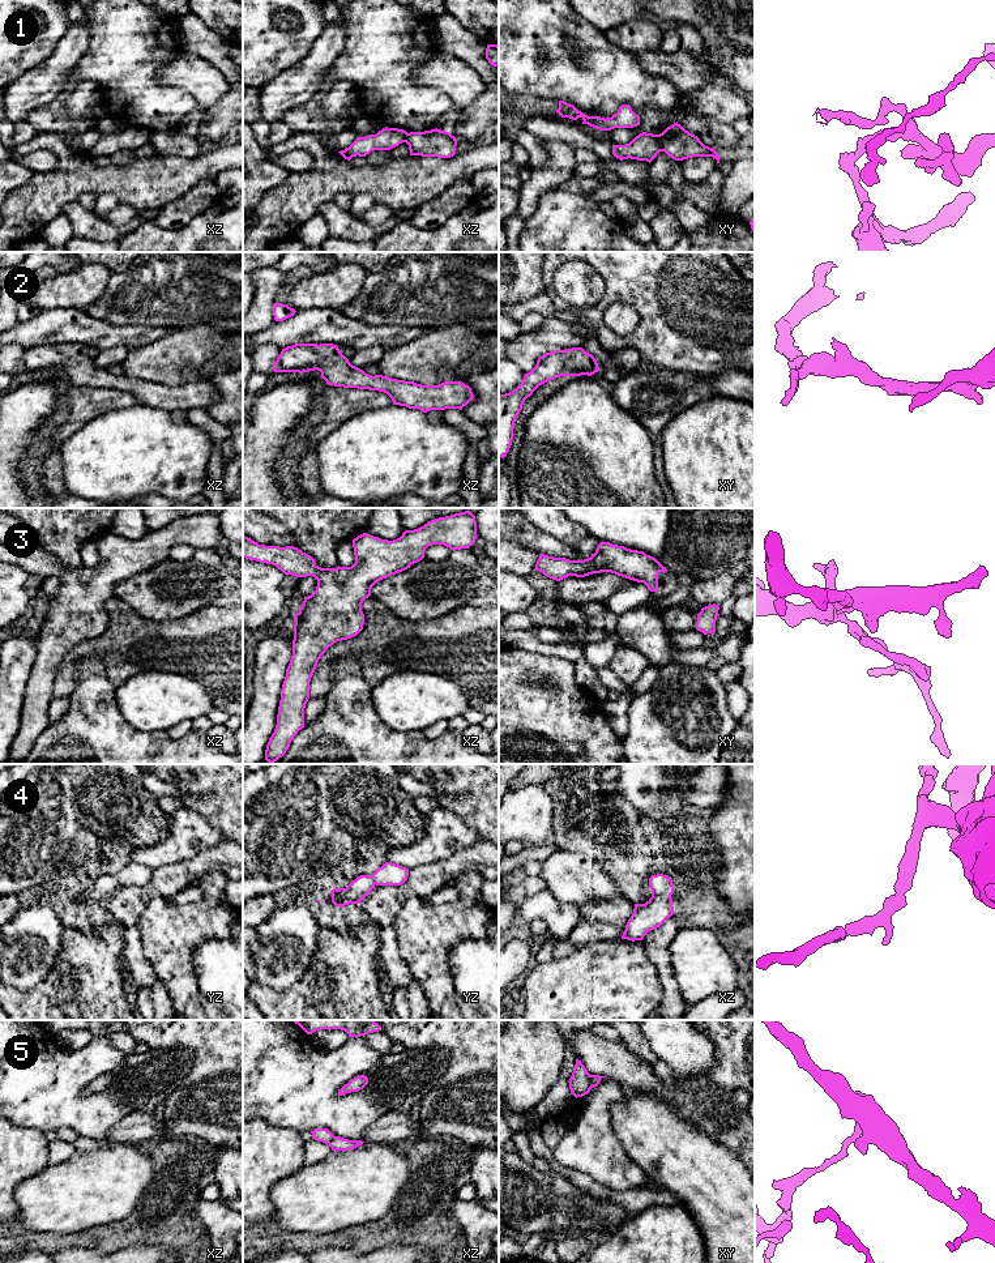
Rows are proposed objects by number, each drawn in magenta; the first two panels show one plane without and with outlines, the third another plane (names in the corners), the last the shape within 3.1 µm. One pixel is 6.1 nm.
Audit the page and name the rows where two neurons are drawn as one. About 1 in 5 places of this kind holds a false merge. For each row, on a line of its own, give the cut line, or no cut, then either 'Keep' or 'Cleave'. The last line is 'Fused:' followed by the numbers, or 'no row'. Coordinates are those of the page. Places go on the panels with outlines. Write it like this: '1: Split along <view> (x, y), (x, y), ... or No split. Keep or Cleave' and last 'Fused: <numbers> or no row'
1: Split along xy (657, 135), (662, 150). Cleave
2: No split. Keep
3: No split. Keep
4: No split. Keep
5: Split along xy (590, 1075), (589, 1088), (583, 1095). Cleave
Fused: 1, 5

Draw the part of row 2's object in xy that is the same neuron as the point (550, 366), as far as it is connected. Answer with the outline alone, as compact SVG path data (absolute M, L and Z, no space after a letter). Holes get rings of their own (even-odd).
M582 347L555 350L538 358L521 384L499 396L499 457L504 458L513 440L514 422L528 397L542 384L560 376L592 376L599 371L595 358Z

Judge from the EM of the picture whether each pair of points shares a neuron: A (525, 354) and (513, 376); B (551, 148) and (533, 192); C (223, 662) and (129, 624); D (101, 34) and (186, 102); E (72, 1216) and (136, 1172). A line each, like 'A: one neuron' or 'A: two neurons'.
A: two neurons
B: one neuron
C: one neuron
D: one neuron
E: one neuron

